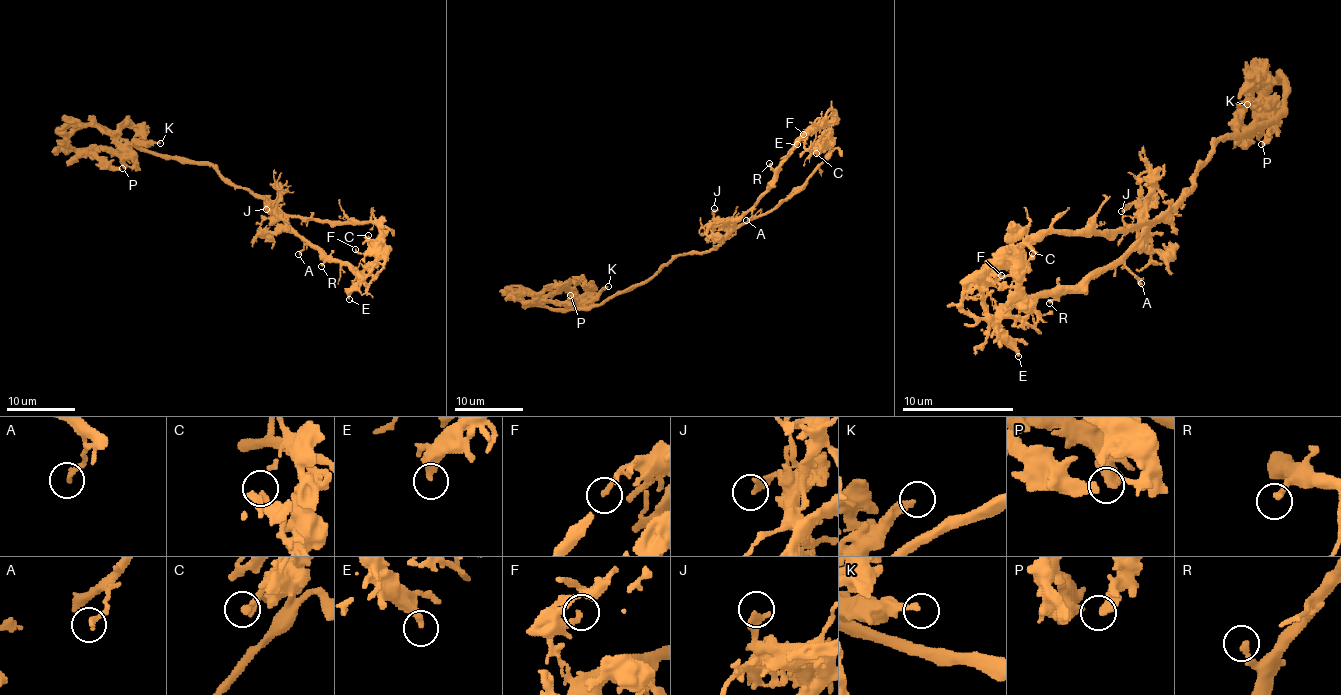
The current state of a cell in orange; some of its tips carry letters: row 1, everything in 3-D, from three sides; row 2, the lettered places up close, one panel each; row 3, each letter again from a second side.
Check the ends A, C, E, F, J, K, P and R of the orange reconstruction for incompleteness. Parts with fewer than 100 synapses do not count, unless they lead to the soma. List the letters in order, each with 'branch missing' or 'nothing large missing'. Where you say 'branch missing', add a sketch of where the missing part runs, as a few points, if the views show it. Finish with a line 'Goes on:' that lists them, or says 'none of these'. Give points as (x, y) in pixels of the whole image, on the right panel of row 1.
A: nothing large missing
C: nothing large missing
E: nothing large missing
F: nothing large missing
J: nothing large missing
K: nothing large missing
P: nothing large missing
R: nothing large missing
Goes on: none of these

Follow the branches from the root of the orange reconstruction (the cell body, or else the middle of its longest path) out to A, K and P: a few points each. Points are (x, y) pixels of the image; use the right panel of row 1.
A: (1214, 149), (1200, 163), (1194, 183), (1152, 225), (1124, 261), (1124, 267), (1141, 283)
K: (1214, 149), (1225, 138), (1264, 127), (1278, 113), (1275, 107), (1256, 102), (1247, 104)
P: (1214, 149), (1225, 138), (1236, 138), (1250, 130), (1264, 127), (1281, 110), (1275, 113), (1261, 144)

